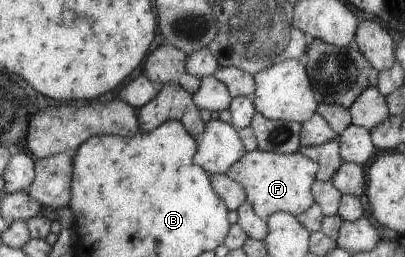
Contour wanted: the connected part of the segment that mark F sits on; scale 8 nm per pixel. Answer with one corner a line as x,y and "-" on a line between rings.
259,148
246,152
243,158
233,163
225,173
231,180
243,185
246,201
253,207
255,214
264,221
273,213
285,211
296,217
308,210
315,202
312,184
317,181
320,165
317,161
299,151
281,154

